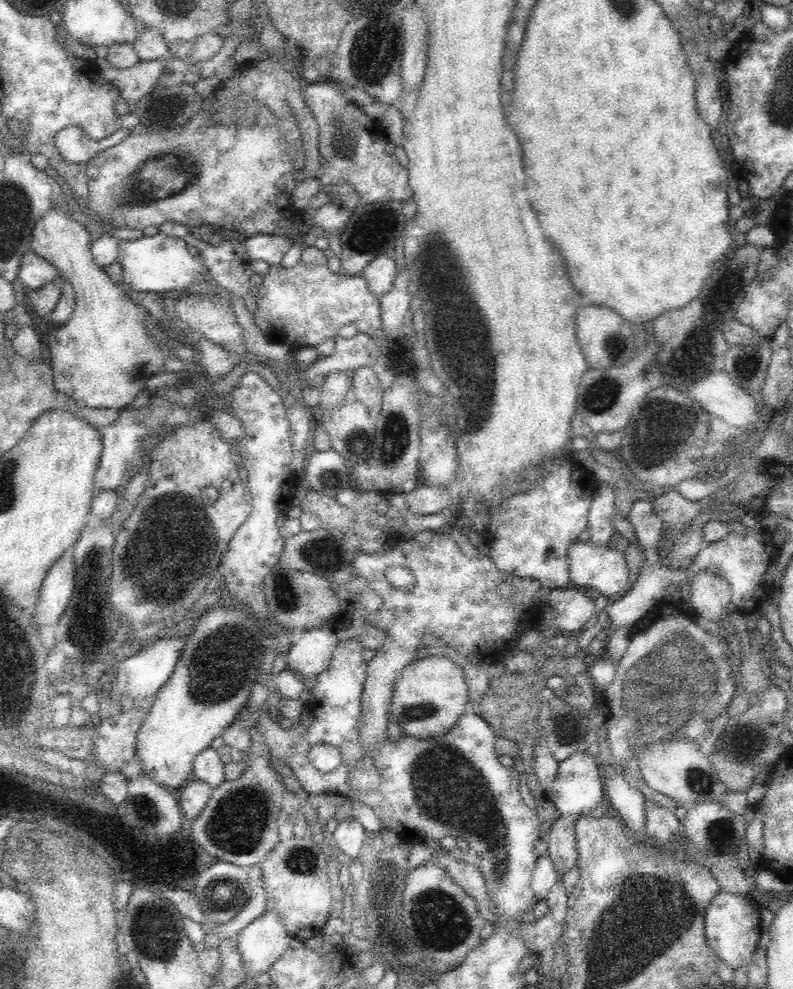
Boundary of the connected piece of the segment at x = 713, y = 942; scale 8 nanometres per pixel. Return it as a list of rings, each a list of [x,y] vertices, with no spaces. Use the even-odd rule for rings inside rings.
[[[720,889],[706,907],[704,934],[708,946],[718,960],[724,961],[734,971],[747,967],[759,943],[763,927],[760,924],[760,905],[754,895],[726,892]]]

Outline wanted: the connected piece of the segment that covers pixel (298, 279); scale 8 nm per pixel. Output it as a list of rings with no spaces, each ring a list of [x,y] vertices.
[[[316,246],[303,248],[301,256],[295,266],[285,268],[282,265],[270,265],[267,274],[264,274],[264,282],[256,289],[254,300],[257,304],[253,312],[255,327],[261,330],[262,335],[270,342],[278,345],[285,344],[297,349],[304,346],[318,346],[328,338],[334,339],[338,330],[346,324],[354,324],[359,333],[370,336],[389,336],[384,329],[381,317],[381,304],[378,295],[370,291],[367,281],[362,274],[359,276],[347,273],[331,272],[327,265],[324,251]]]

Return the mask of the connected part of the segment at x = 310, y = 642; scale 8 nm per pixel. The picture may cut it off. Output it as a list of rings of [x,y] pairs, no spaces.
[[[331,624],[304,631],[302,638],[290,647],[286,668],[302,680],[312,680],[331,664],[338,644],[338,636]]]

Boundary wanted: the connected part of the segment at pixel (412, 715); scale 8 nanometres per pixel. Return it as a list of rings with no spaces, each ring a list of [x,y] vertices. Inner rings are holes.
[[[446,657],[416,659],[400,671],[391,700],[392,712],[389,716],[392,716],[400,724],[405,736],[420,738],[429,742],[448,734],[452,730],[456,721],[465,713],[465,704],[468,702],[468,686],[466,679],[464,679],[464,672],[452,660]]]

